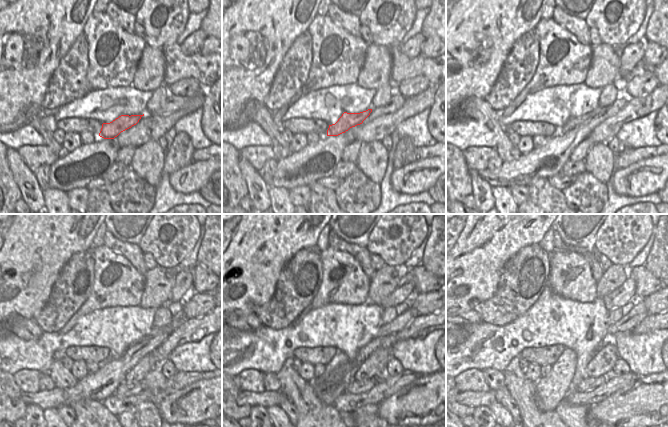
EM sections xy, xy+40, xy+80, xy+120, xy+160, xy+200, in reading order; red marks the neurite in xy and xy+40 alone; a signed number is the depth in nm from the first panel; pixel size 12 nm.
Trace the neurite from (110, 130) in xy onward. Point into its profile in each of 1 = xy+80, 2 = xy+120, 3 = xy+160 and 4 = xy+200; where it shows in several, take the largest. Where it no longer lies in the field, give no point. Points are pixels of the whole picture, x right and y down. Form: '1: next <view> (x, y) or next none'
1: next xy+80 (572, 121)
2: next xy+120 (177, 321)
3: next xy+160 (399, 322)
4: next xy+200 (639, 312)

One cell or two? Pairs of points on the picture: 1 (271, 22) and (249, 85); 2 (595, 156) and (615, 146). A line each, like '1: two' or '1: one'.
1: one
2: two

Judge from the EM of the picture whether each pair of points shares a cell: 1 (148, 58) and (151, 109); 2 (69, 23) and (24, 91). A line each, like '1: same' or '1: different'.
1: same
2: same

